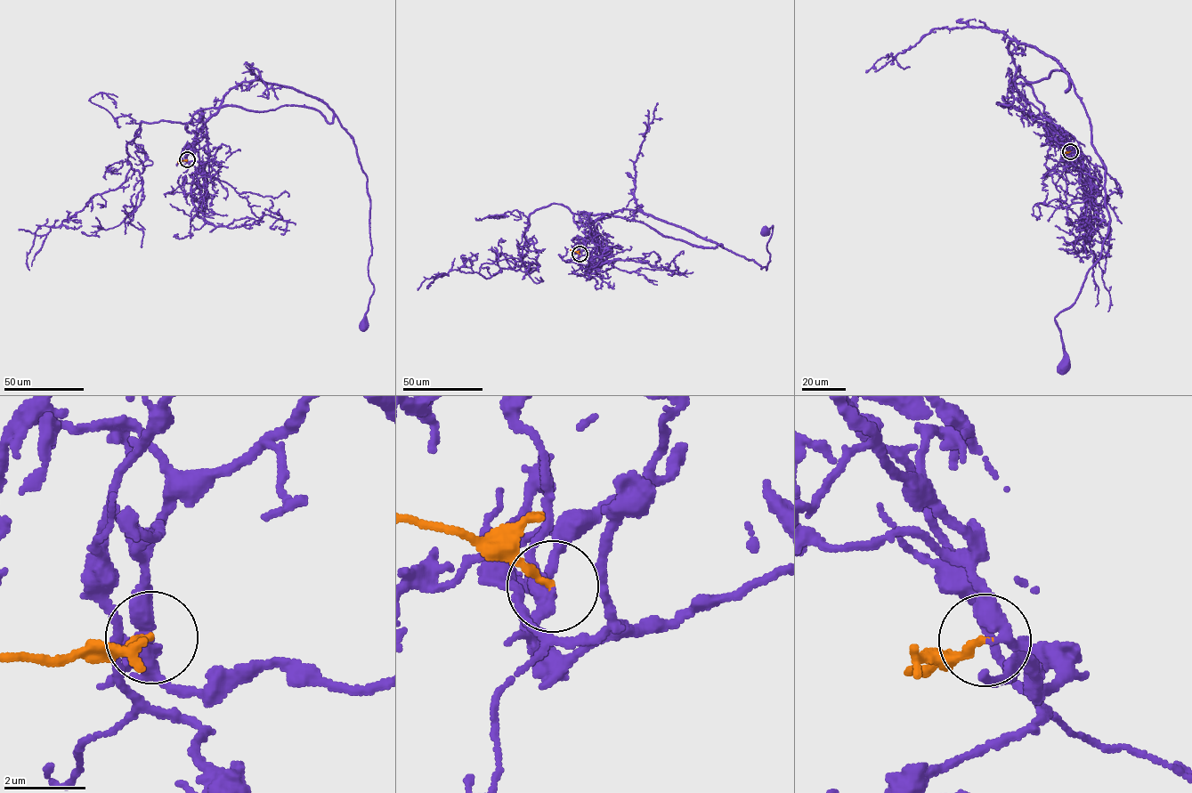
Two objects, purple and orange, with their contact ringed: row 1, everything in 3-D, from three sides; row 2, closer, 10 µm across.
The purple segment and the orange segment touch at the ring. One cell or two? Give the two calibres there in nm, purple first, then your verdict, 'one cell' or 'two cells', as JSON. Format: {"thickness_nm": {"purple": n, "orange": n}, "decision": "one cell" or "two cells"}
{"thickness_nm": {"purple": 280, "orange": 180}, "decision": "one cell"}

